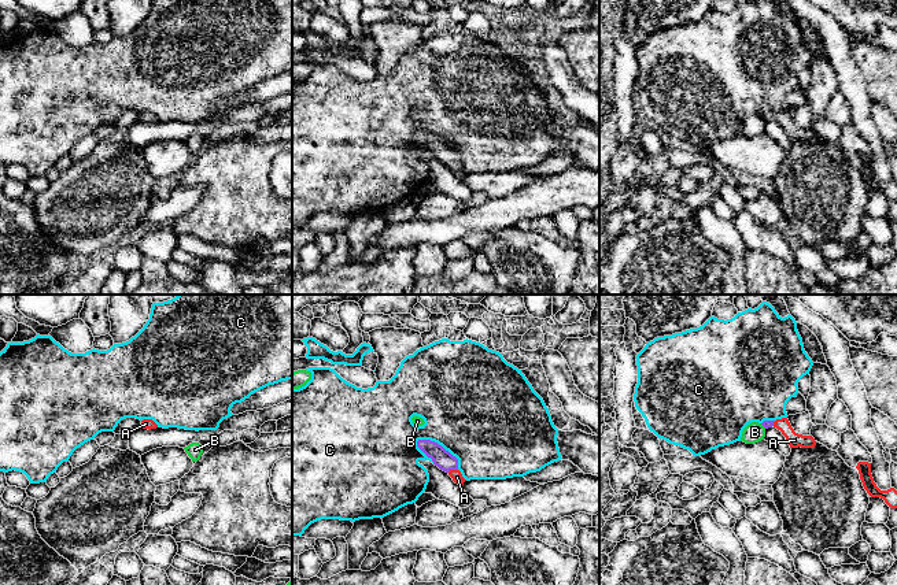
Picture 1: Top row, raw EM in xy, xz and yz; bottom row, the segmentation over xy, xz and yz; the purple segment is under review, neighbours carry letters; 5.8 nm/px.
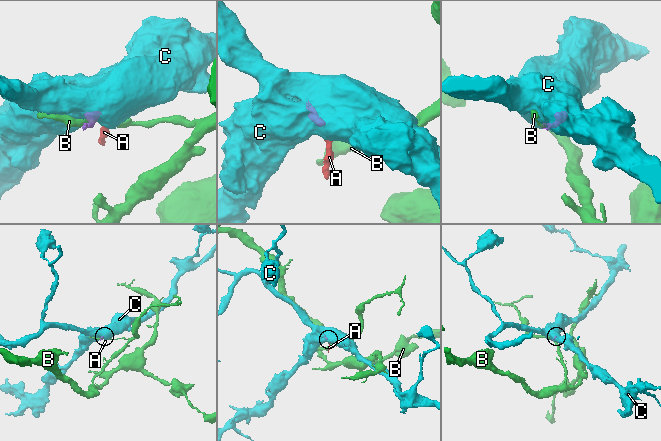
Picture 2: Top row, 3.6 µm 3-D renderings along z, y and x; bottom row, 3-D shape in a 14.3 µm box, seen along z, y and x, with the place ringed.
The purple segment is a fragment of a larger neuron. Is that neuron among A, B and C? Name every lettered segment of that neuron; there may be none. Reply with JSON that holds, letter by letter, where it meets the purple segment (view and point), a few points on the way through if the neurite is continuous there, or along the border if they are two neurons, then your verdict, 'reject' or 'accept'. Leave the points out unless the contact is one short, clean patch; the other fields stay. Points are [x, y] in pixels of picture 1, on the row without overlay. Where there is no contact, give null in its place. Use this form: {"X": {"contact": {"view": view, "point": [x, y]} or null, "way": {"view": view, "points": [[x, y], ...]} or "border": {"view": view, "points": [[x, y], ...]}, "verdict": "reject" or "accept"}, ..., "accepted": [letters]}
{"A": {"contact": {"view": "xz", "point": [451, 162]}, "way": {"view": "xz", "points": [[443, 152], [451, 162], [457, 170]]}, "verdict": "accept"}, "B": {"contact": {"view": "yz", "point": [763, 118]}, "border": {"view": "yz", "points": [[760, 117], [766, 121]]}, "verdict": "reject"}, "C": {"contact": {"view": "xz", "point": [440, 139]}, "border": {"view": "xz", "points": [[416, 134], [436, 134], [457, 152], [458, 162]]}, "verdict": "reject"}, "accepted": ["A"]}

